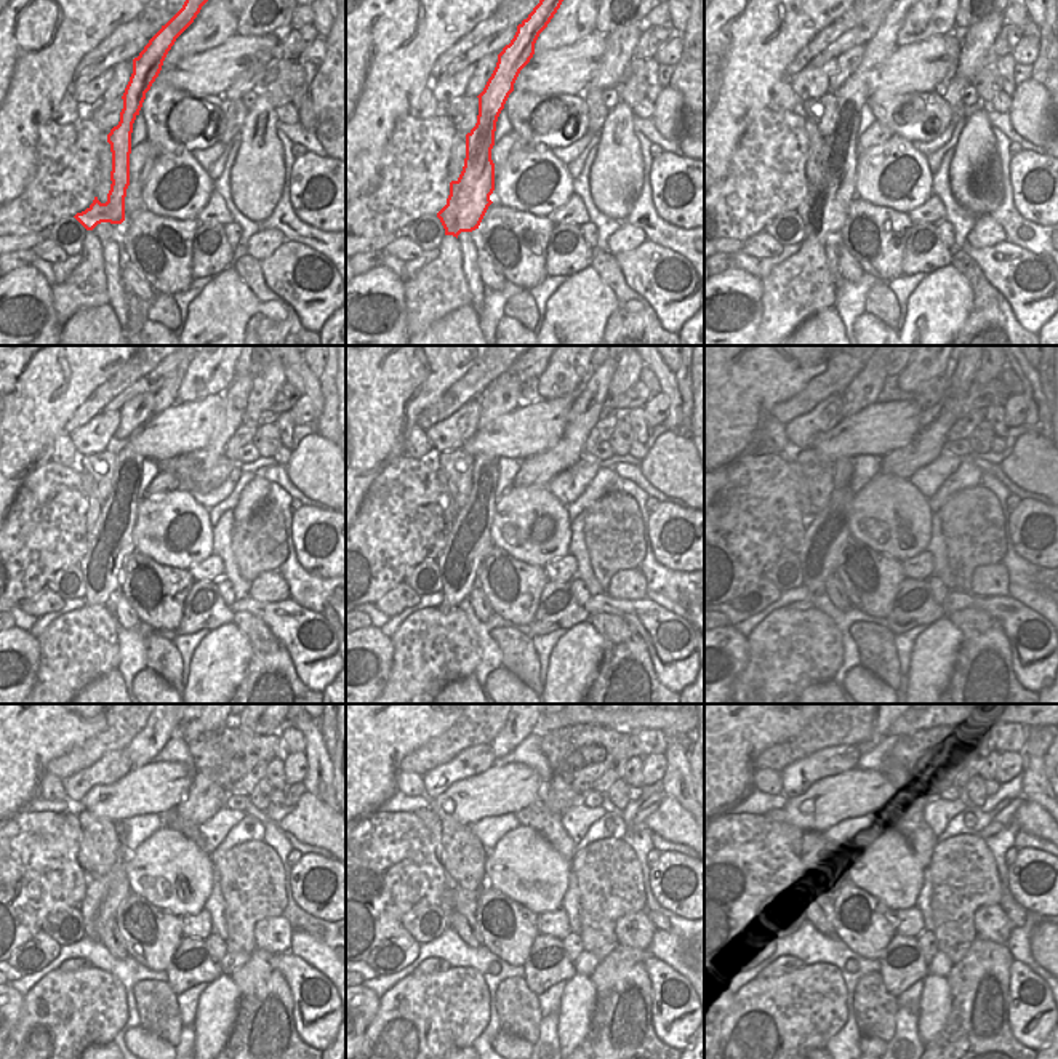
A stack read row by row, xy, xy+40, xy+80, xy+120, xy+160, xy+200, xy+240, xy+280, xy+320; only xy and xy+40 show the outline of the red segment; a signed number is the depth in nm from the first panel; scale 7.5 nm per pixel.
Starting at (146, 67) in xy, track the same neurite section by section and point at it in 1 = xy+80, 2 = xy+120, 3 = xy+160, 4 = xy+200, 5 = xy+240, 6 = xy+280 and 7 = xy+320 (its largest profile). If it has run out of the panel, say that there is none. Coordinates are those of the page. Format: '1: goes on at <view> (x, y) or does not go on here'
1: goes on at xy+80 (825, 207)
2: goes on at xy+120 (111, 543)
3: goes on at xy+160 (469, 543)
4: goes on at xy+200 (826, 535)
5: goes on at xy+240 (104, 895)
6: goes on at xy+280 (431, 965)
7: goes on at xy+320 (788, 965)

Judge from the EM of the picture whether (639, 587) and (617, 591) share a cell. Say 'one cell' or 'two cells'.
one cell

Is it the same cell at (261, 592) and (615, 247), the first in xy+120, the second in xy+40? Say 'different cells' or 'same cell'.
same cell

